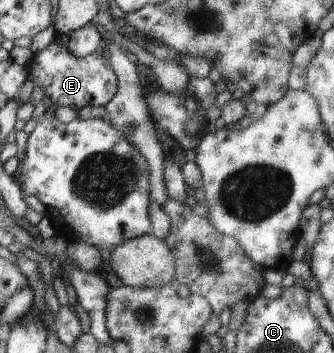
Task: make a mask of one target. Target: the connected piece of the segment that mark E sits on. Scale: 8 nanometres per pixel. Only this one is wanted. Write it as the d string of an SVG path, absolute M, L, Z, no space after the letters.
M55 39L50 45L46 46L38 53L33 53L33 57L29 63L25 65L27 70L27 79L34 82L34 86L42 88L44 94L50 98L50 100L57 104L57 106L70 106L74 110L79 111L84 106L105 106L108 104L117 91L117 76L109 65L109 61L102 52L102 49L93 52L85 57L77 57L73 55L66 43L62 43L61 40Z

